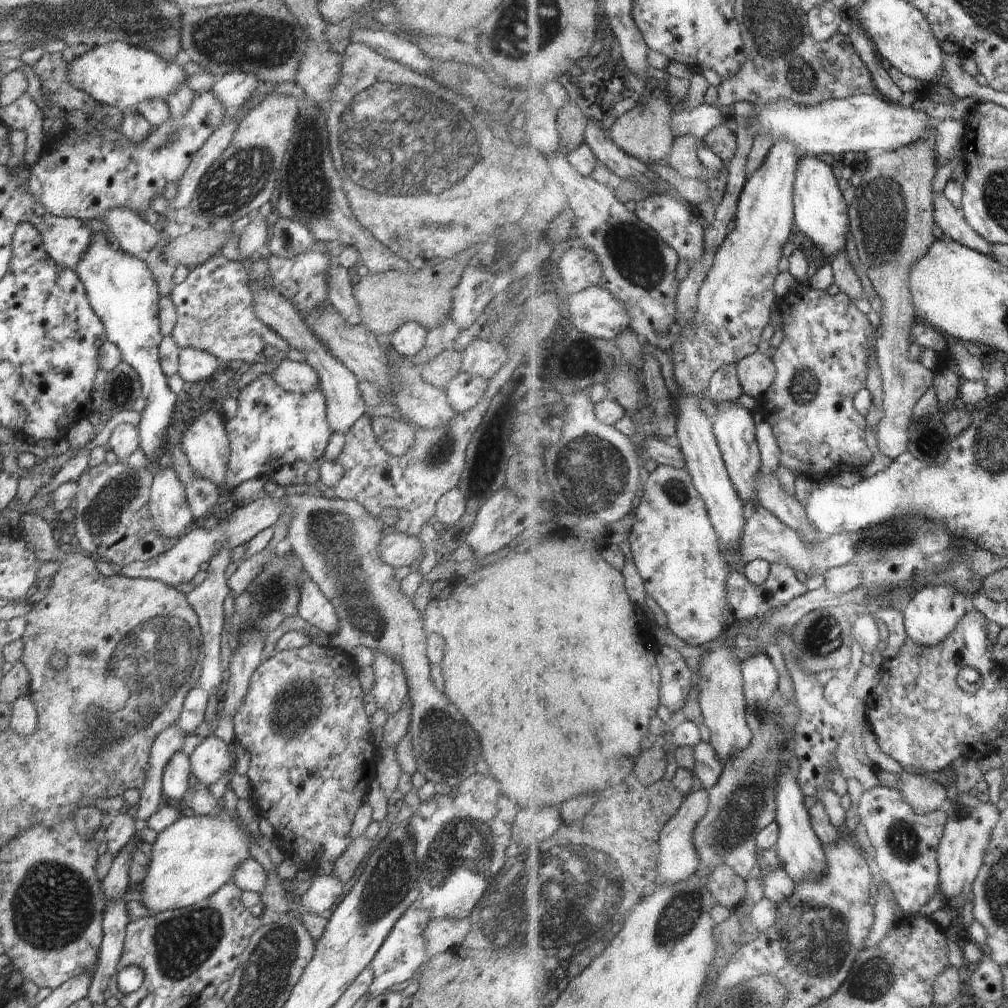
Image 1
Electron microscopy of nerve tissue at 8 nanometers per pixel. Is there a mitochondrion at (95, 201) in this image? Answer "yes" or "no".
no

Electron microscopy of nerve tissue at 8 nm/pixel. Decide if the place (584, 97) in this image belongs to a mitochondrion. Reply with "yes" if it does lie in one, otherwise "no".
no

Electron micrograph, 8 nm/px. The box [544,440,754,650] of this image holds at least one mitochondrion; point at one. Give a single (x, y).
(676, 491)

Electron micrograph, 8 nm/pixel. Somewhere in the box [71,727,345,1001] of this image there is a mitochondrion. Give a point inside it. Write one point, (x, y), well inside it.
(182, 944)

